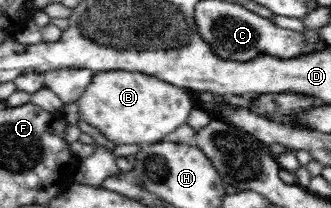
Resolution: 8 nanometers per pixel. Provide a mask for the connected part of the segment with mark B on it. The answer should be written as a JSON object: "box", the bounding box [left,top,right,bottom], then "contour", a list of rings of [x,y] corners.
{"box":[78,70,198,145],"contour":[[[128,70],[102,71],[95,73],[84,94],[78,100],[78,112],[82,121],[96,127],[106,139],[114,141],[116,145],[140,145],[144,142],[152,144],[162,141],[166,134],[174,132],[180,124],[186,122],[190,112],[198,107],[195,100],[192,102],[192,98],[195,96],[188,89],[176,88],[156,76]]]}

